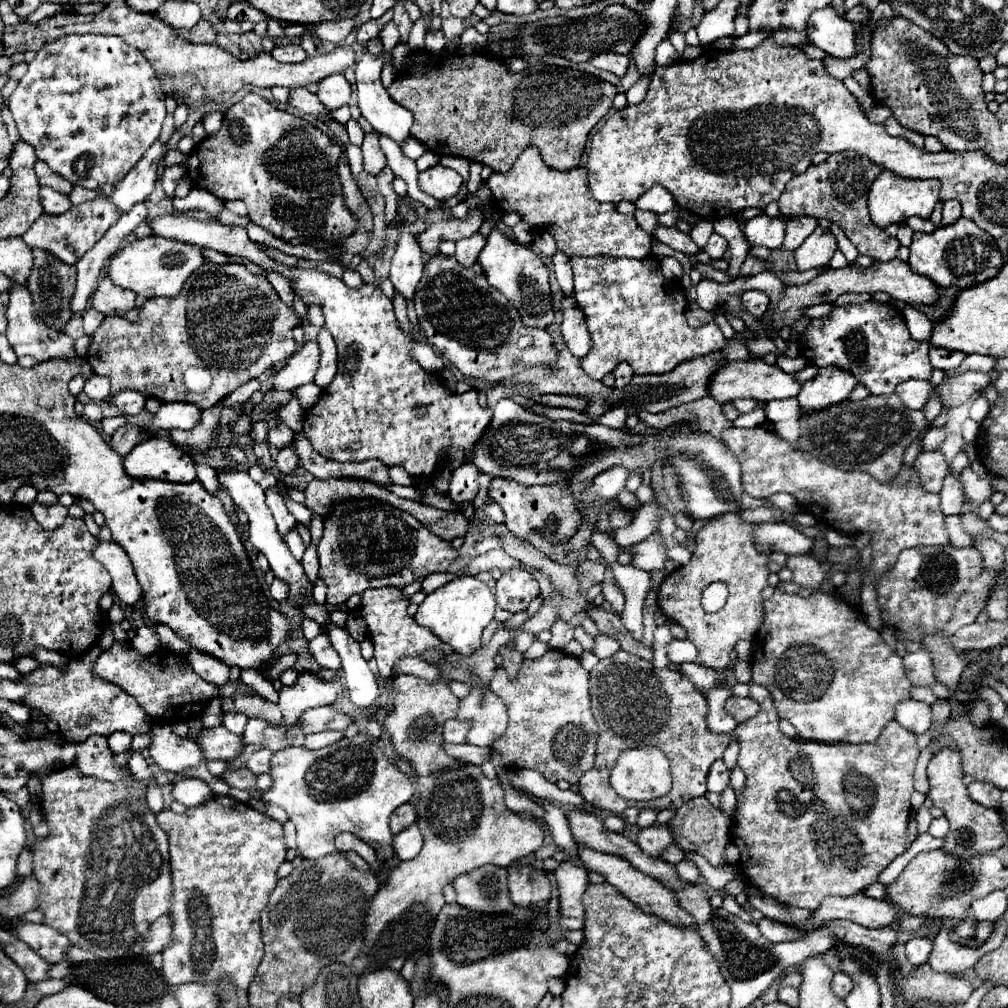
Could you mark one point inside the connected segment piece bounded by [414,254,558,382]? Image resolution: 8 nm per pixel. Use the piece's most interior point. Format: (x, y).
(464, 318)

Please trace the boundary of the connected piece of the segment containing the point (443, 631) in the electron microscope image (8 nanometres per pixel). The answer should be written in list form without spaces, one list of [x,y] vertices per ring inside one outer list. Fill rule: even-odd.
[[[460,576],[428,594],[426,600],[418,606],[414,618],[418,624],[430,628],[440,640],[448,642],[456,652],[468,656],[482,644],[482,630],[494,618],[494,608],[494,594],[484,582],[480,582],[476,576]]]

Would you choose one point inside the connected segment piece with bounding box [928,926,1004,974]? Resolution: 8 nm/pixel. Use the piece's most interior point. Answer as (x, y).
(947, 956)

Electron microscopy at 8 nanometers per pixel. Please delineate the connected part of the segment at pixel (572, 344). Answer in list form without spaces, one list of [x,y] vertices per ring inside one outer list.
[[[564,298],[562,300],[562,336],[570,352],[582,360],[588,356],[592,348],[592,338],[586,328],[586,320],[580,308],[574,306],[574,298]]]

